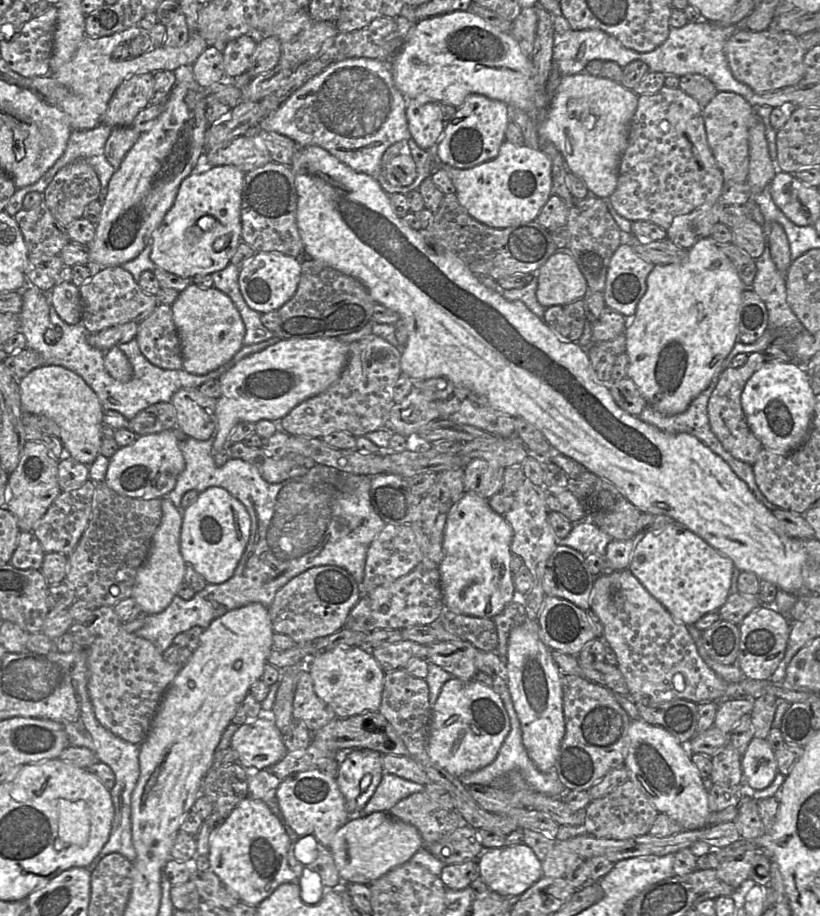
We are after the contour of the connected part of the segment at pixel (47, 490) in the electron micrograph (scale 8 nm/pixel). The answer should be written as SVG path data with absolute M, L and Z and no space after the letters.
M26 441L15 470L8 476L4 506L15 517L21 531L33 532L51 503L61 493L58 483L58 463L41 441Z

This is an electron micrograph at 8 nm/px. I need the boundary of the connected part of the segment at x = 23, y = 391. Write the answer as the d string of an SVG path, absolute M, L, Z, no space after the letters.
M43 365L20 379L19 389L23 412L53 419L60 427L60 440L65 452L78 462L90 466L100 454L104 409L83 378L62 366Z

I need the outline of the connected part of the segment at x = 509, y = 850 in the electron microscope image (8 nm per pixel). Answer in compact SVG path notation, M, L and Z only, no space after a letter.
M524 843L485 849L477 861L480 877L503 897L518 896L543 877L542 862Z

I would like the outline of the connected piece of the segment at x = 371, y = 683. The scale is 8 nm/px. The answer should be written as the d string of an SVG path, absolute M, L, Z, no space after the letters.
M335 647L322 651L307 660L306 669L313 680L316 695L339 718L365 712L377 712L382 698L385 672L366 647Z

